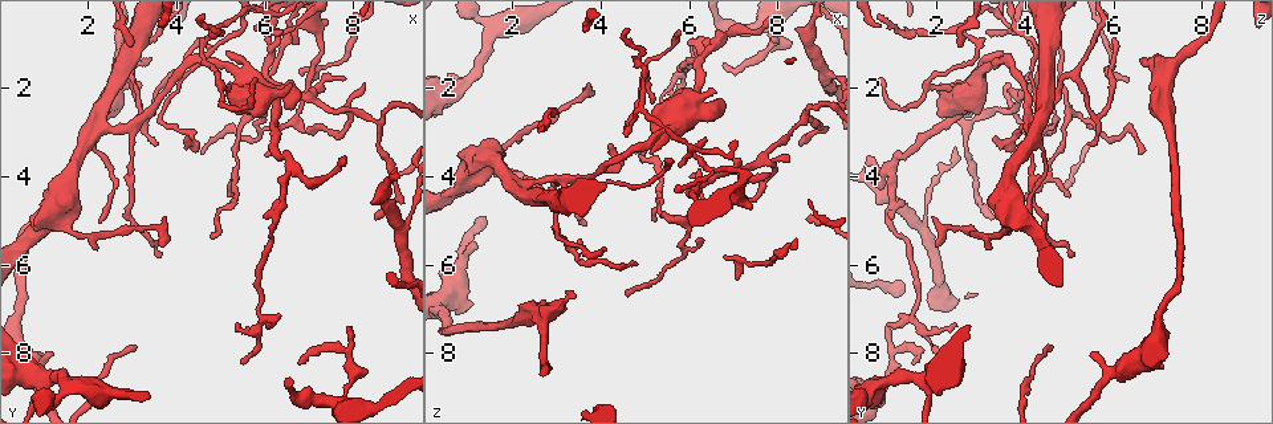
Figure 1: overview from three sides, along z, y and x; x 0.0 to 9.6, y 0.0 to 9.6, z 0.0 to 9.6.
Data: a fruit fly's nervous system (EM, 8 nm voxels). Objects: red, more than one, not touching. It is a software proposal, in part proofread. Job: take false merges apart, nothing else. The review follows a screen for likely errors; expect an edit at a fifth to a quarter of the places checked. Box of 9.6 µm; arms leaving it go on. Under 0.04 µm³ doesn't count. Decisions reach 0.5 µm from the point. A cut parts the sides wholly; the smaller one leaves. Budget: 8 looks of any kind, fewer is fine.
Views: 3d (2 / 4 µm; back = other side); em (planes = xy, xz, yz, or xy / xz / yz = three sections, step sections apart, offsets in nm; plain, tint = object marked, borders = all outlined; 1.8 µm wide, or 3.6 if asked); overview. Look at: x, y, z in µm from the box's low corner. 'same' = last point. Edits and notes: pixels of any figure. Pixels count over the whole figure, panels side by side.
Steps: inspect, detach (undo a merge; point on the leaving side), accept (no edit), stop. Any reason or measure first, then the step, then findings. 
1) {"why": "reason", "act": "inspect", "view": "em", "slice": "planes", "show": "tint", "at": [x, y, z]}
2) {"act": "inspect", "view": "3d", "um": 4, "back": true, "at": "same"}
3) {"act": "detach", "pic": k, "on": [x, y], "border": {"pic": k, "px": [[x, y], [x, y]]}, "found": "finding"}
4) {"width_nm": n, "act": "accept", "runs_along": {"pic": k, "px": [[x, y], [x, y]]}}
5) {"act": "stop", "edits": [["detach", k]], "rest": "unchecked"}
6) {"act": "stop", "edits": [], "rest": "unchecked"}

{"why": "thick turns thin", "act": "inspect", "view": "em", "slice": "xy", "step": 8, "show": "tint", "at": [6.25, 2.65, 2.40]}

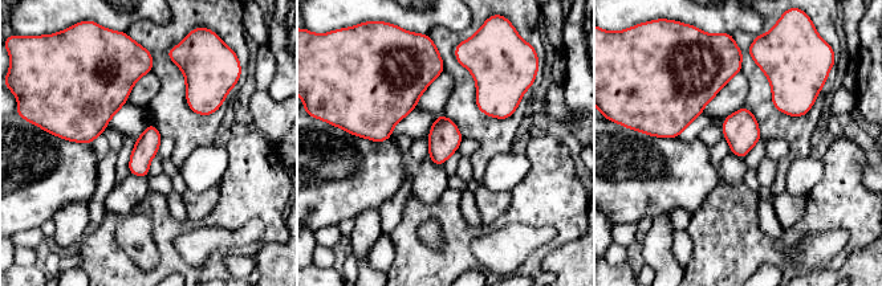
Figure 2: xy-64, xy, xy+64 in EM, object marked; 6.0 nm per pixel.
{"act": "inspect", "view": "em", "slice": "planes", "show": "borders", "at": "same"}

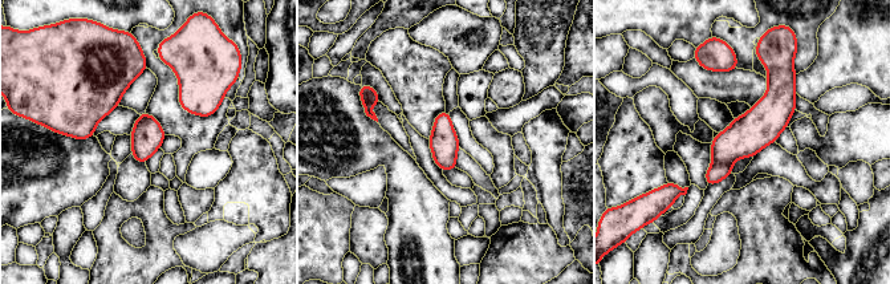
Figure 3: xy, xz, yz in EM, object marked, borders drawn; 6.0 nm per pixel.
{"act": "accept", "runs_along": {"pic": 3, "px": [[771, 69], [775, 106], [710, 181]]}, "found": "all the same cell"}

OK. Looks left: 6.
{"why": "closes a loop", "act": "inspect", "view": "3d", "um": 4, "at": [7.25, 2.80, 4.50]}

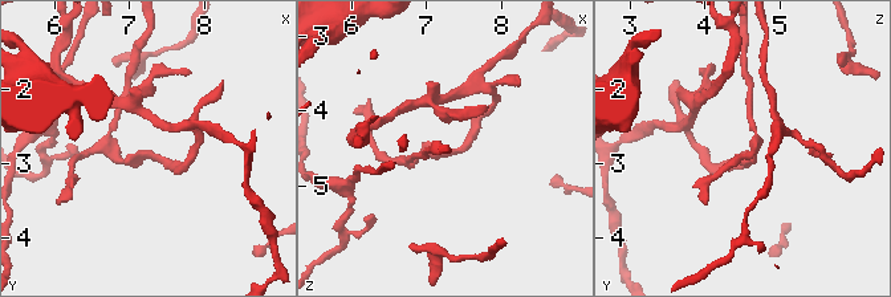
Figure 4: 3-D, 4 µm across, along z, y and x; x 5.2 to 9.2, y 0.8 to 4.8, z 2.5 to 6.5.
{"why": "now the EM", "act": "inspect", "view": "em", "slice": "yz", "step": 16, "show": "tint", "at": [7.25, 2.80, 4.55]}

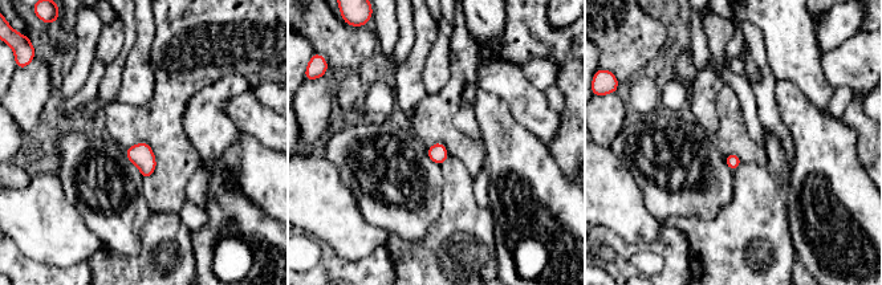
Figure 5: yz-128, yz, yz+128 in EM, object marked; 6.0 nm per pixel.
{"act": "inspect", "view": "em", "slice": "planes", "show": "tint", "at": "same"}

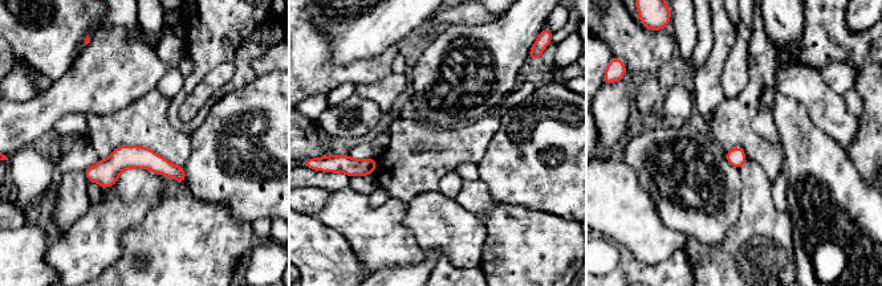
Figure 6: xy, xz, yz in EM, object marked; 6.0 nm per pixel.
{"act": "accept", "runs_along": {"pic": 6, "px": [[182, 175], [118, 160], [90, 178]]}, "found": "all the same cell"}

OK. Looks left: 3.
{"why": "three-way junction", "act": "inspect", "view": "3d", "um": 2, "at": [3.20, 2.65, 4.05]}

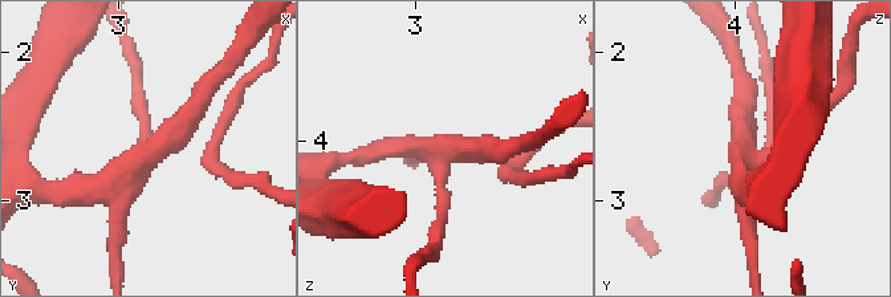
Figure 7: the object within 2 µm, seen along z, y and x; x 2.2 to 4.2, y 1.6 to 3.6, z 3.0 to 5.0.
{"why": "need the tissue", "act": "inspect", "view": "em", "slice": "planes", "show": "tint", "at": [3.20, 2.72, 4.06]}

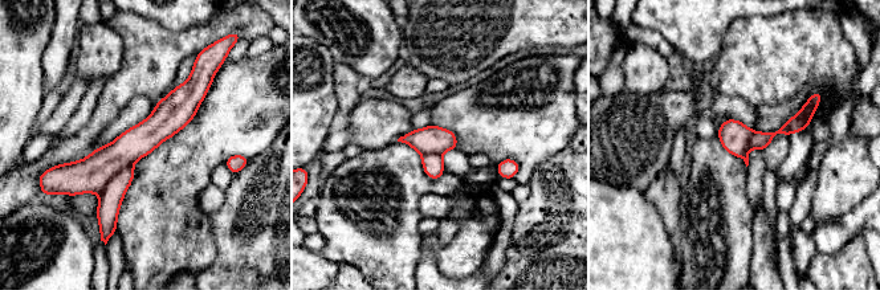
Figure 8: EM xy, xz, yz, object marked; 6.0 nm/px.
{"width_nm": 190, "act": "detach", "pic": 8, "on": [111, 196], "found": "a second cell is stuck on"}

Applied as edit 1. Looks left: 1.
{"act": "stop", "edits": [["detach", 8]], "rest": "unchecked"}

